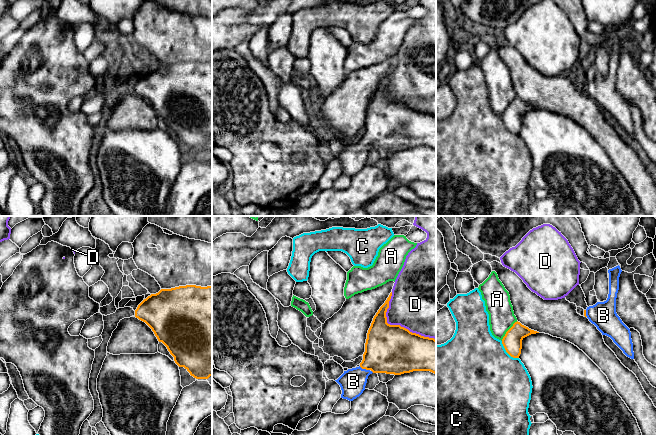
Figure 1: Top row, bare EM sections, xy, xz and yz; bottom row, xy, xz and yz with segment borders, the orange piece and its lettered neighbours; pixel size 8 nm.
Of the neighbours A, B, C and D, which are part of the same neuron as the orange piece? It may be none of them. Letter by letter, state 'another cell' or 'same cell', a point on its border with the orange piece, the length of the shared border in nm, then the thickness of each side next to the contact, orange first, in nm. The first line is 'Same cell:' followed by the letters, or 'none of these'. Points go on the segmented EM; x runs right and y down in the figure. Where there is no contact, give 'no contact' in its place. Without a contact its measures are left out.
Same cell: B
A: another cell | yz (508, 330) | 200 nm | 160/200 nm
B: same cell | xz (364, 368) | 90 nm | 380/200 nm
C: another cell | yz (507, 352) | 200 nm | 160/500 nm
D: another cell | xz (396, 325) | 550 nm | 400/460 nm

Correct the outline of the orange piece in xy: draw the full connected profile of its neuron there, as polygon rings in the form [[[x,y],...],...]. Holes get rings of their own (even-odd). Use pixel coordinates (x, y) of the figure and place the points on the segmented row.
[[[212,286],[161,289],[138,305],[135,317],[152,329],[179,367],[184,367],[196,379],[212,376]]]

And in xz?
[[[392,292],[373,318],[373,321],[367,333],[365,352],[363,354],[363,360],[360,363],[360,366],[344,371],[344,373],[337,380],[335,380],[341,387],[341,398],[343,399],[353,401],[359,397],[365,390],[368,376],[372,373],[401,375],[413,371],[430,371],[436,374],[436,340],[434,338],[424,337],[419,334],[412,333],[400,325],[388,324],[386,312],[389,308],[389,301],[391,299],[391,296]]]

